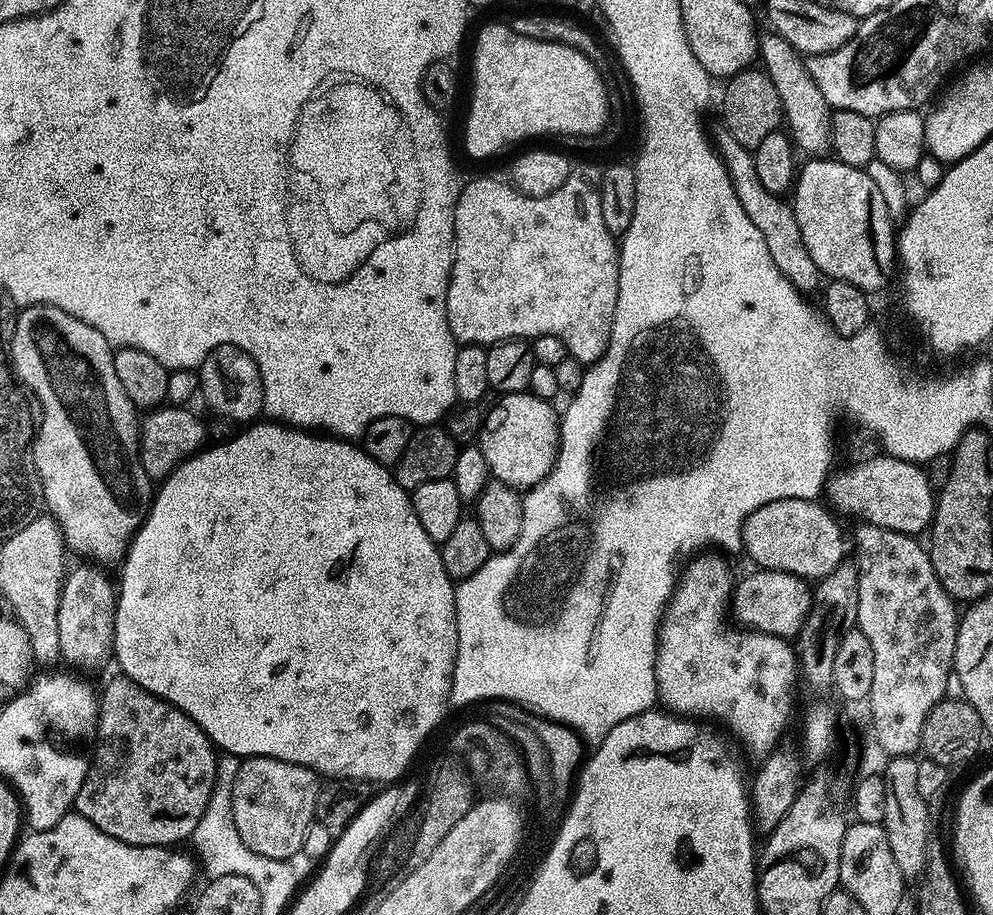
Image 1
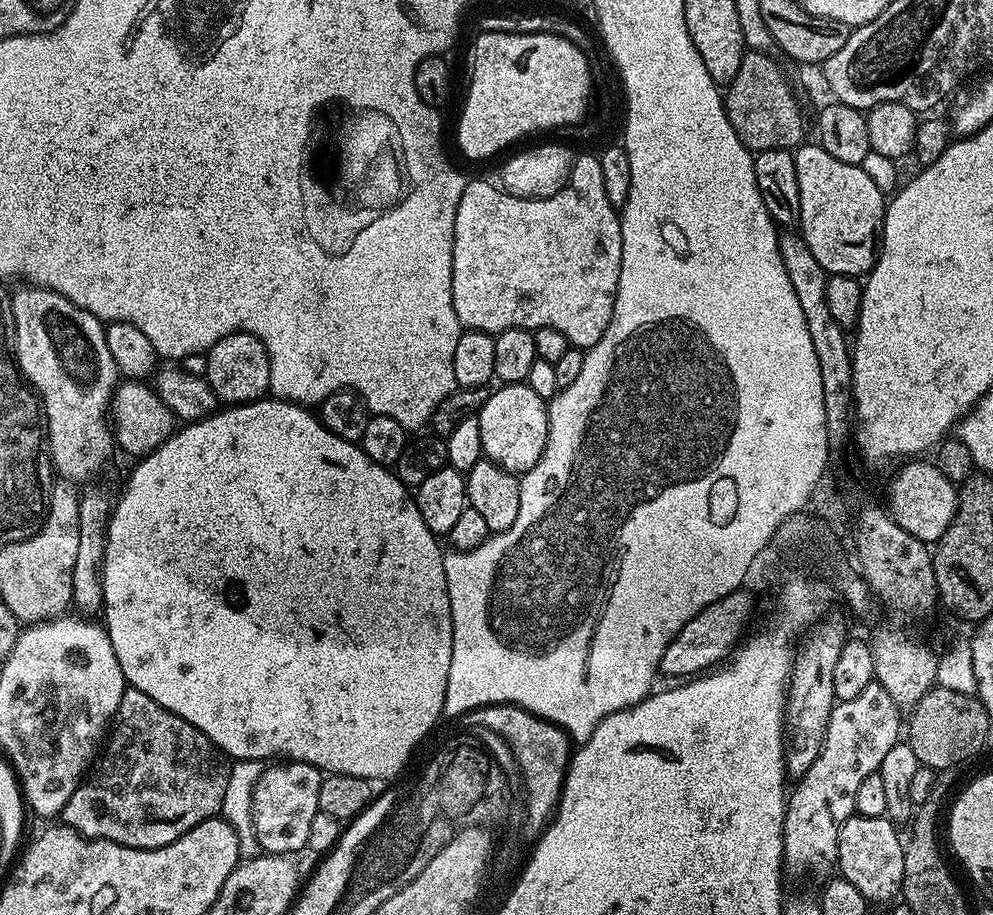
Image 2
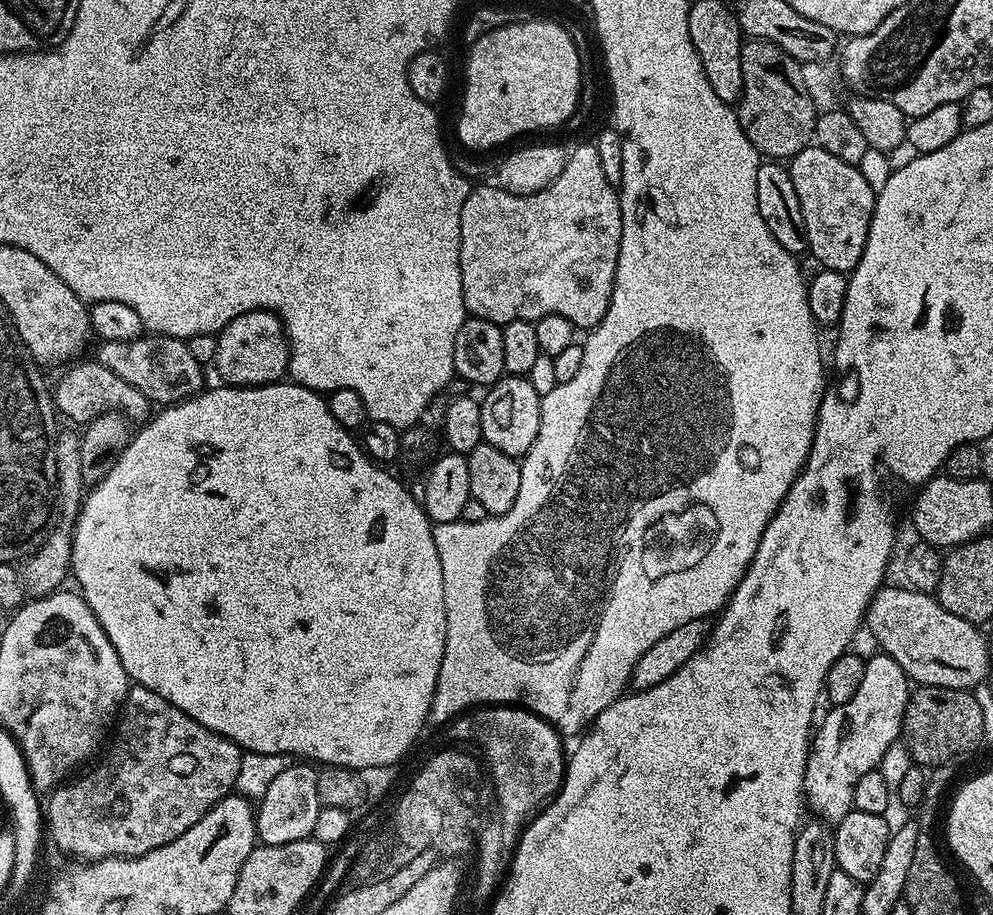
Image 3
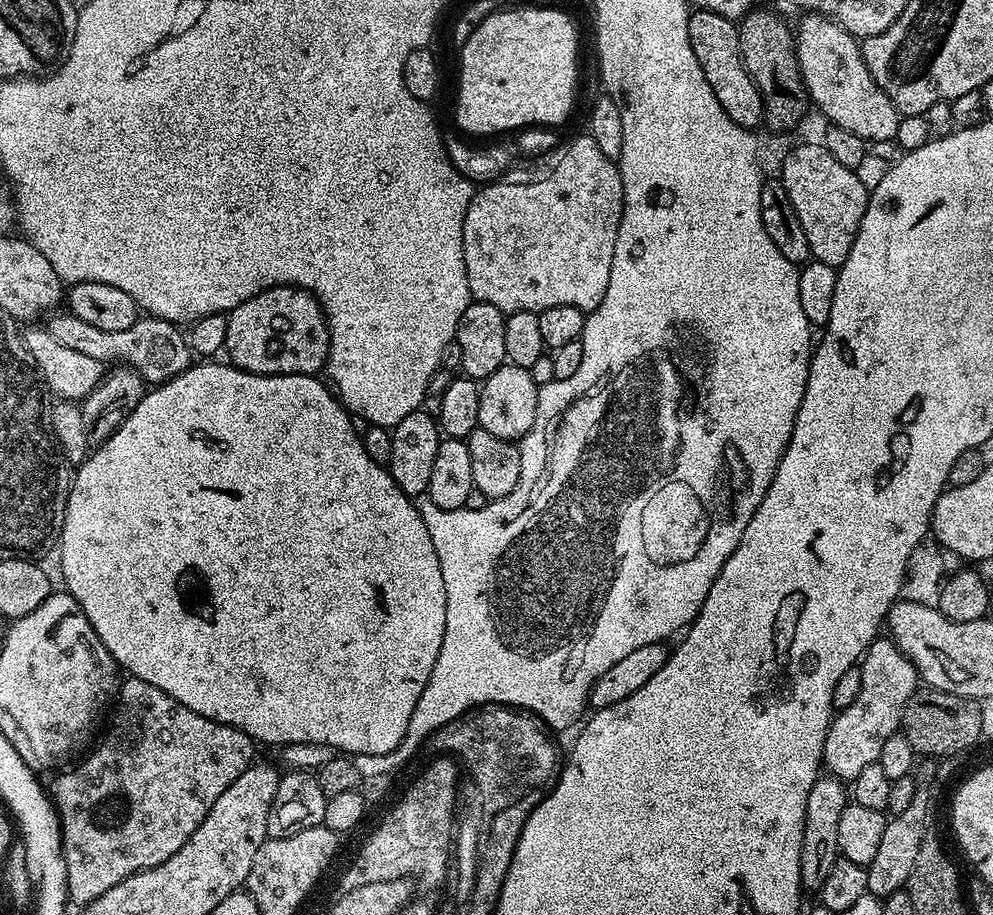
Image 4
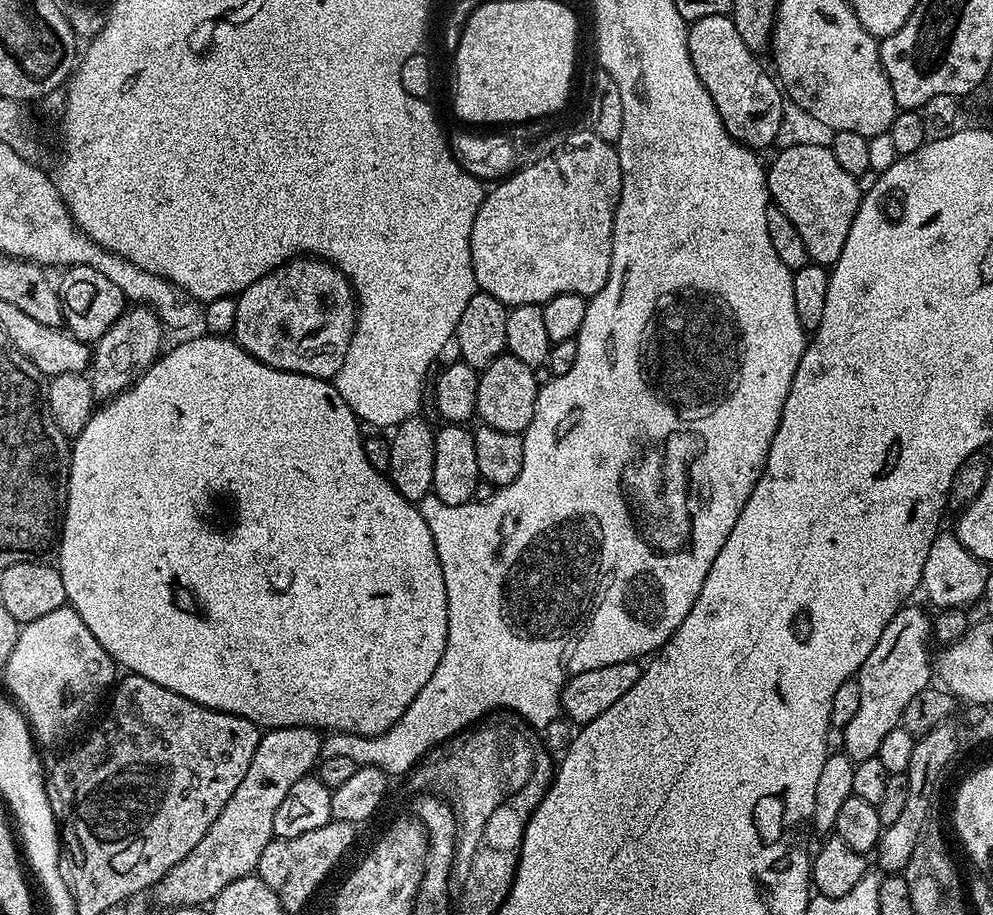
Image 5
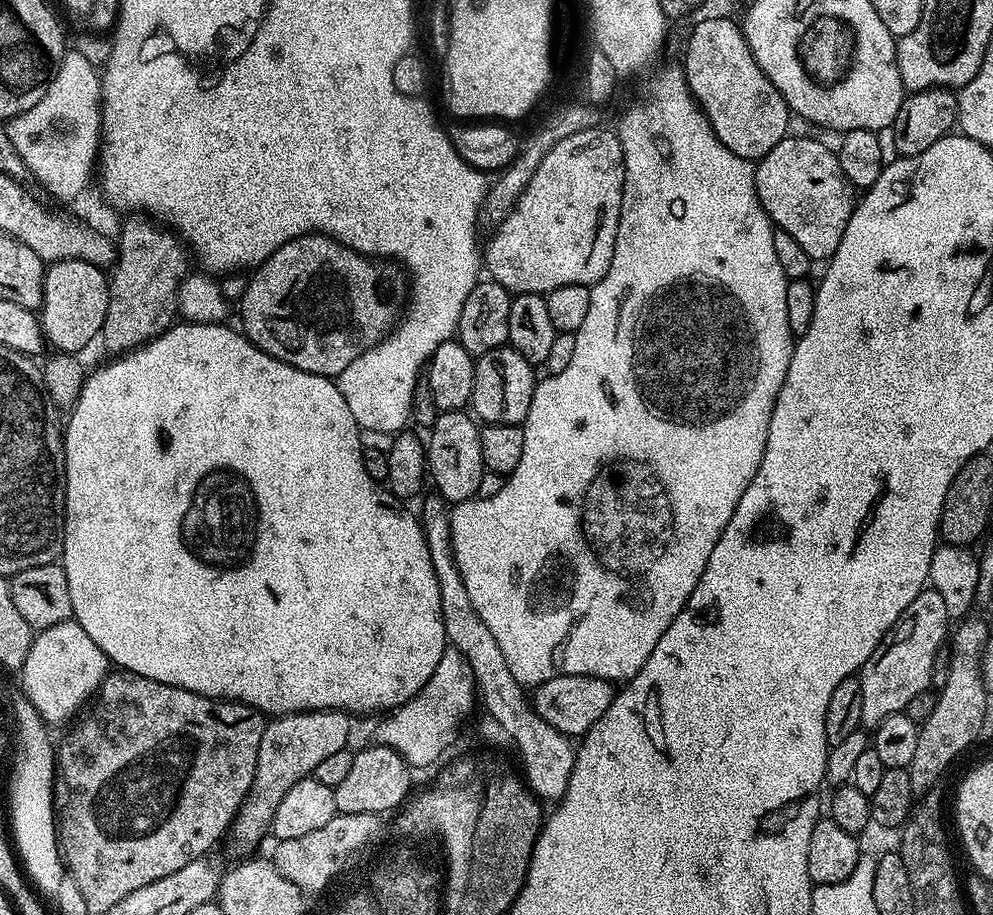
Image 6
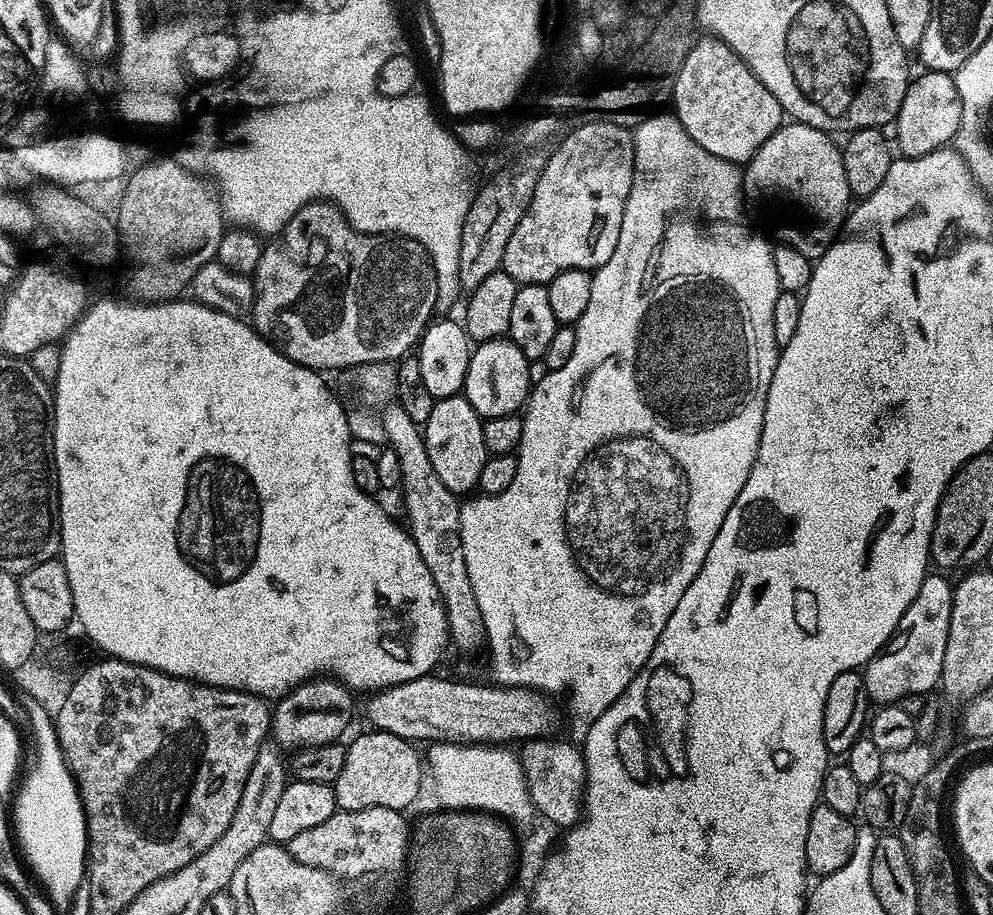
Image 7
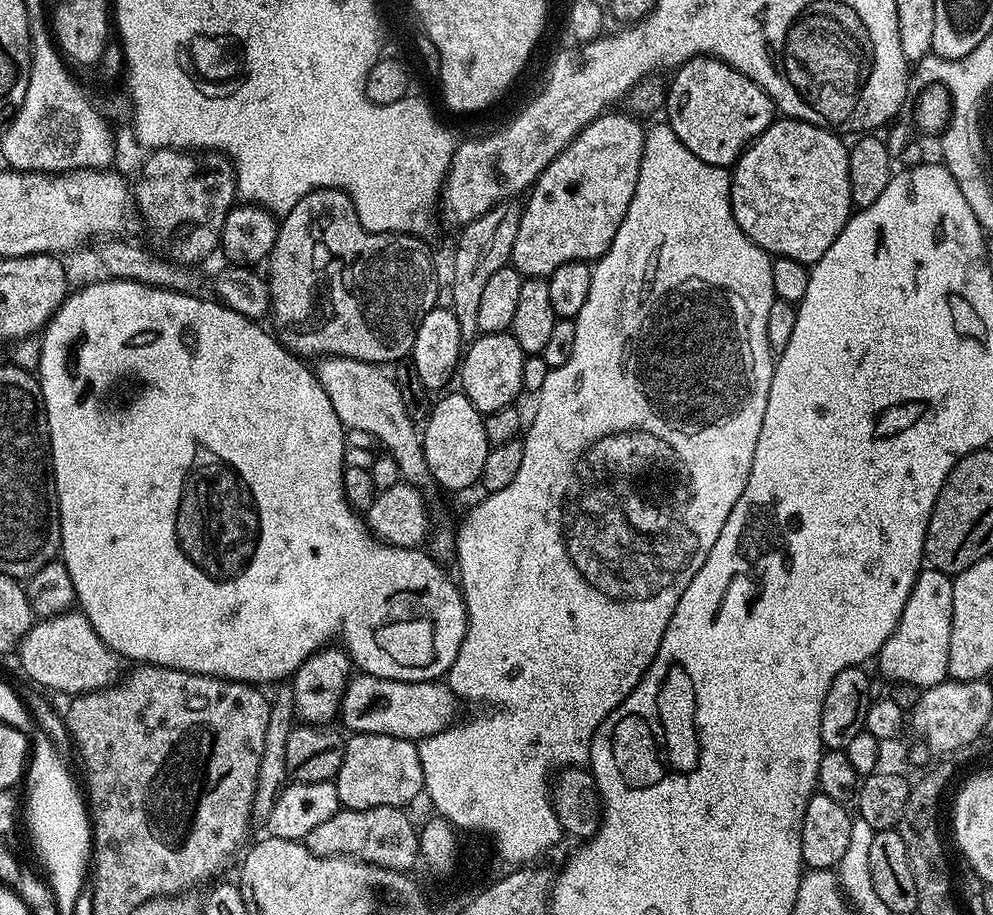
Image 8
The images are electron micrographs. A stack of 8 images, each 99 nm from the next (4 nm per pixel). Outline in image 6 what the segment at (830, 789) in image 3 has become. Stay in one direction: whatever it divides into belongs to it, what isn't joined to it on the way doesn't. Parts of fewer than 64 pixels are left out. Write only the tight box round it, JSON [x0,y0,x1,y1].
[858,587,950,730]

